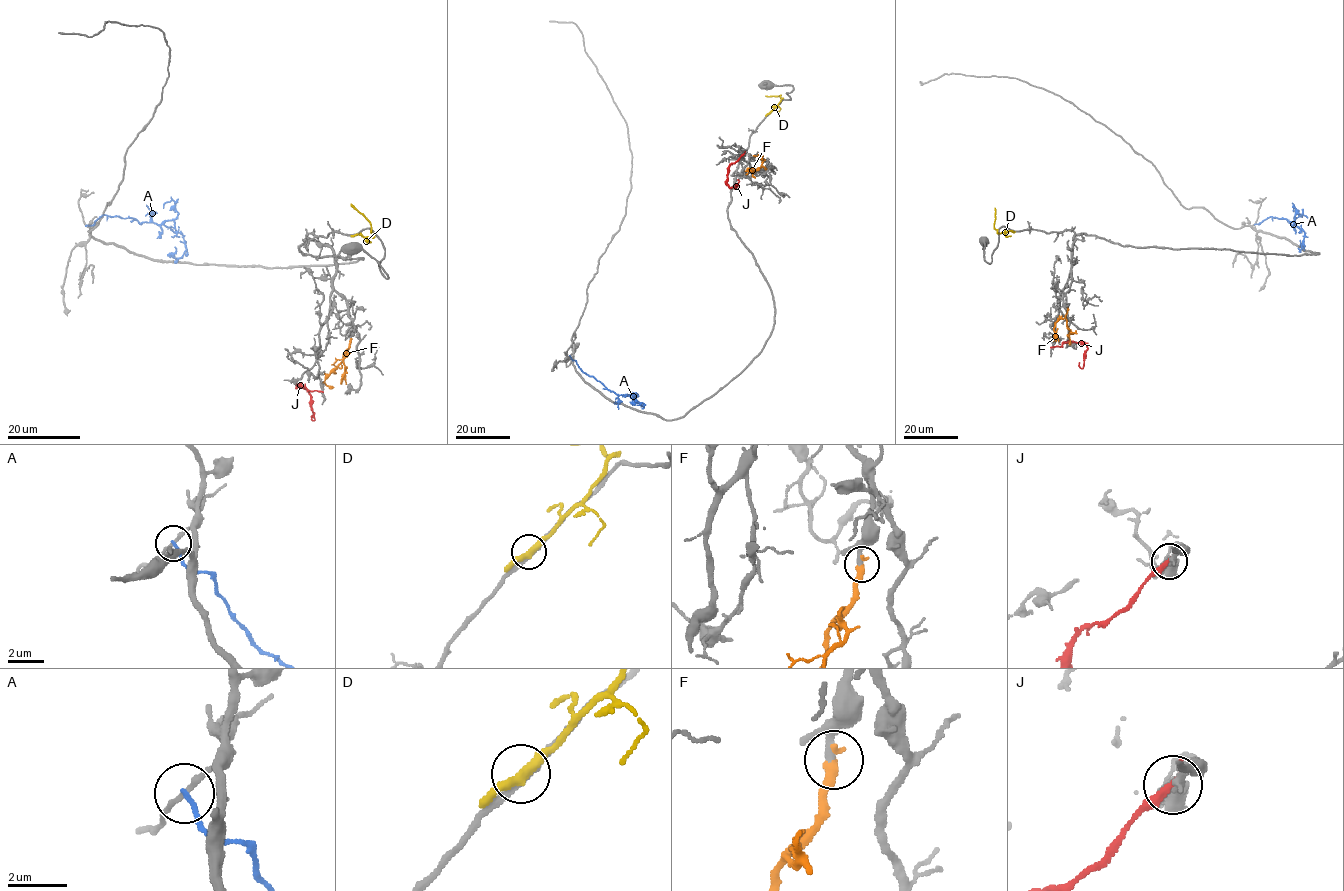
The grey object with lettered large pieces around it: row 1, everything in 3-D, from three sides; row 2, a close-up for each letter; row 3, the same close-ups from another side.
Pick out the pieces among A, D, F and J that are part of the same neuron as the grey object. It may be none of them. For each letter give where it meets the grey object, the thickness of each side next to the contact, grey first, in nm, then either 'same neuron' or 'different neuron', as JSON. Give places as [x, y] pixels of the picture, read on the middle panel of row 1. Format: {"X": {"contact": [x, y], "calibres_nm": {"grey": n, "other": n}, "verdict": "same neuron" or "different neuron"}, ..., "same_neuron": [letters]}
{"A": {"contact": [570, 356], "calibres_nm": {"grey": 160, "other": 170}, "verdict": "different neuron"}, "D": {"contact": [769, 113], "calibres_nm": {"grey": 240, "other": 320}, "verdict": "different neuron"}, "F": {"contact": [765, 169], "calibres_nm": {"grey": 180, "other": 360}, "verdict": "same neuron"}, "J": {"contact": [744, 153], "calibres_nm": {"grey": 280, "other": 320}, "verdict": "different neuron"}, "same_neuron": ["F"]}

